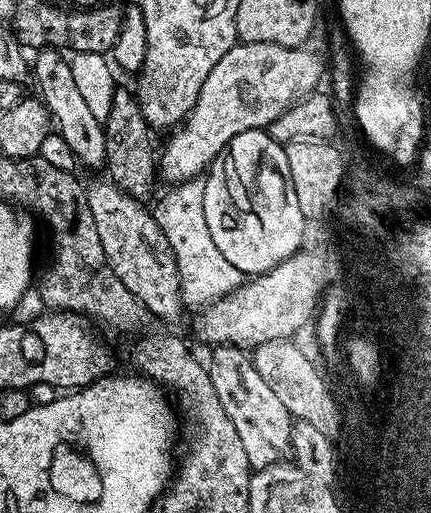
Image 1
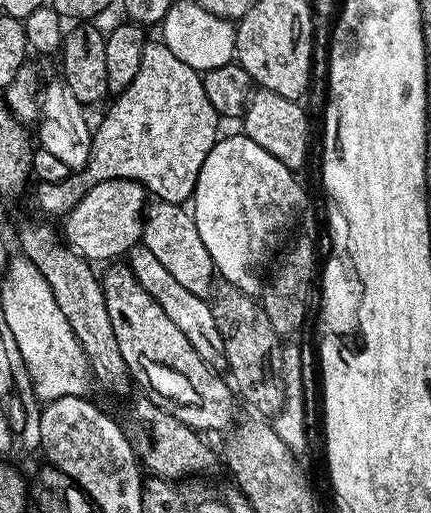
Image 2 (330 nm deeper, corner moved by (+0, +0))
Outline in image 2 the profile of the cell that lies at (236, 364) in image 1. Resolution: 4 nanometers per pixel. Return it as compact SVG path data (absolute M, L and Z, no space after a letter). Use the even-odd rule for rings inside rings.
M146 247L133 248L127 253L126 263L129 270L138 278L138 282L142 282L142 288L152 295L154 302L158 302L162 310L166 310L170 322L174 322L174 326L178 326L178 330L182 330L182 334L190 338L190 346L198 350L198 358L202 358L202 362L206 362L206 366L214 370L227 369L224 333L220 331L218 322L214 322L211 303L205 297L190 294L190 290L186 290L186 286L178 283L171 276L170 270L166 270L166 266L162 266L162 262L158 262L158 258L154 258L154 254Z

